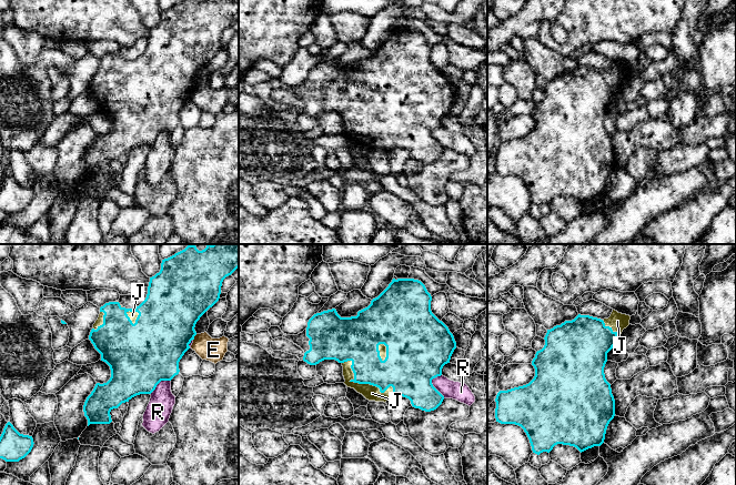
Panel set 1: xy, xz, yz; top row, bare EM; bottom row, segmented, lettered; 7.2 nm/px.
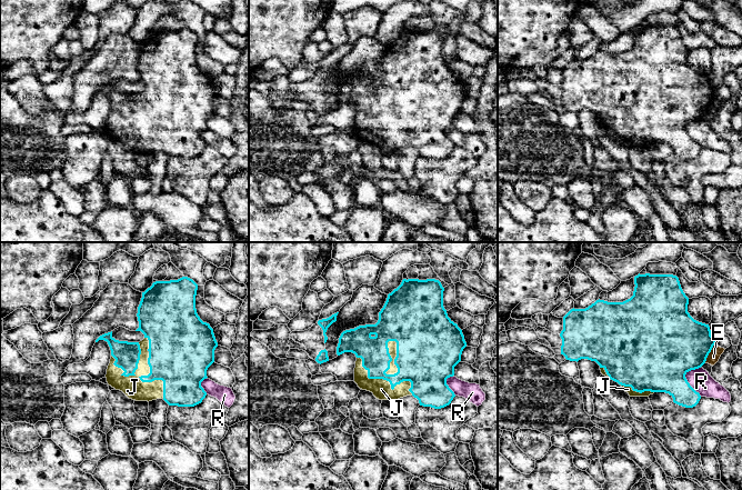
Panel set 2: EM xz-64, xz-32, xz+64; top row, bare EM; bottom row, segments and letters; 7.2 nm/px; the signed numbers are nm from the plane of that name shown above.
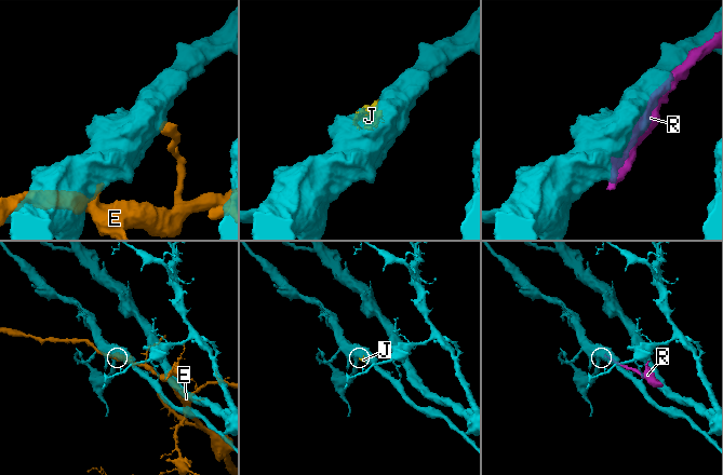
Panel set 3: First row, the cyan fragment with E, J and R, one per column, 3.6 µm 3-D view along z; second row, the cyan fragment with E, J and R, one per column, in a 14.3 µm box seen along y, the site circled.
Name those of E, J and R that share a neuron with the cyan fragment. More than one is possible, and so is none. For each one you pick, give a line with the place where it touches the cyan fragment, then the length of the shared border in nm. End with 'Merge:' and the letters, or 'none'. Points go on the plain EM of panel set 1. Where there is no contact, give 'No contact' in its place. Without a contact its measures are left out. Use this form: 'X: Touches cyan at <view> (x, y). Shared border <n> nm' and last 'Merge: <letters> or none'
J: Touches cyan at xz (365, 134). Shared border 500 nm
Merge: J

